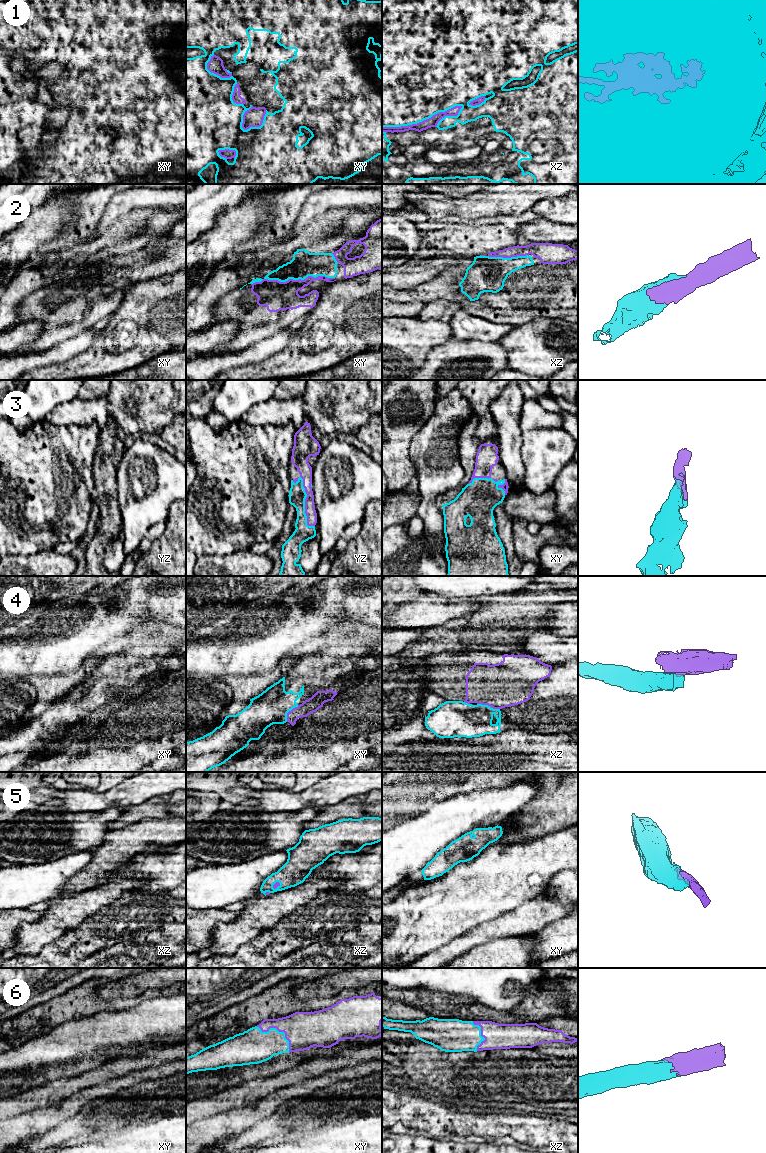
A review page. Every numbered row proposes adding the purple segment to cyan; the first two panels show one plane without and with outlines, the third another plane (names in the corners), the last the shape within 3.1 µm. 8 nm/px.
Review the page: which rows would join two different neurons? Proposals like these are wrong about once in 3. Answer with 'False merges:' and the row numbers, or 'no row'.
False merges: 4

